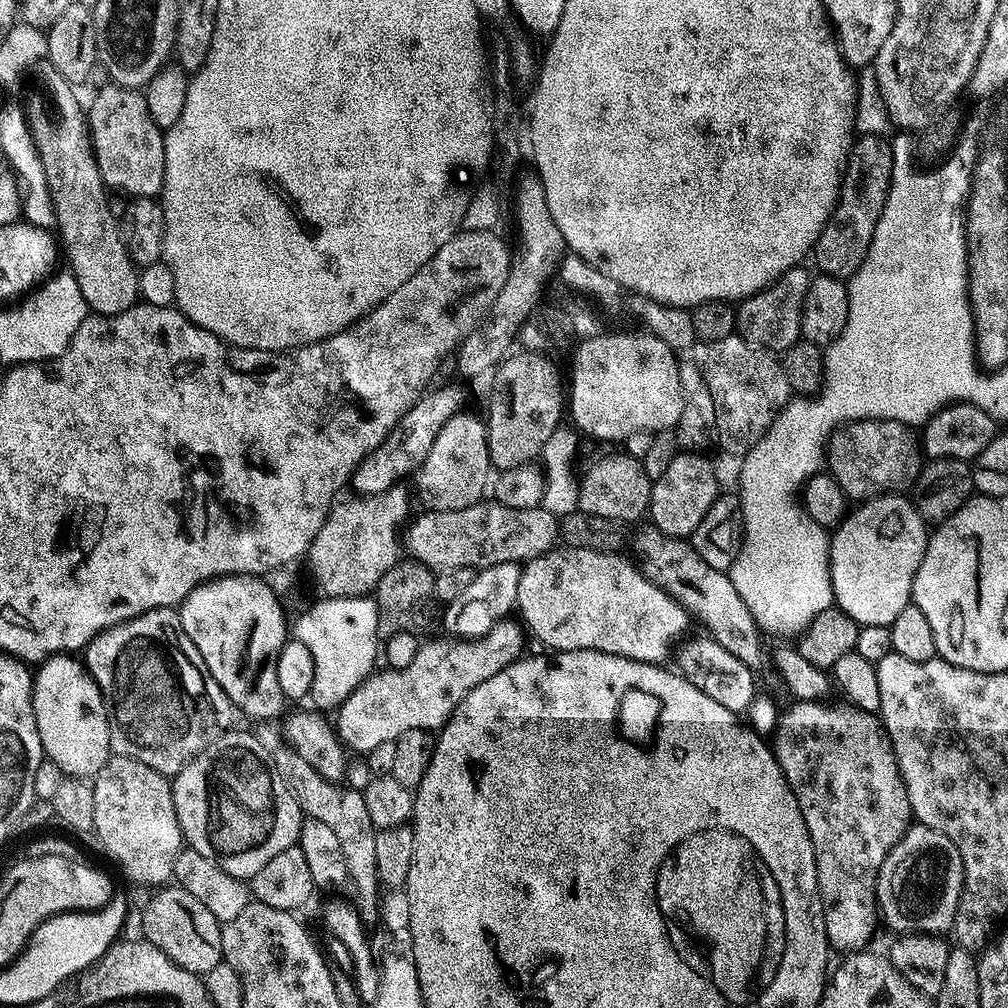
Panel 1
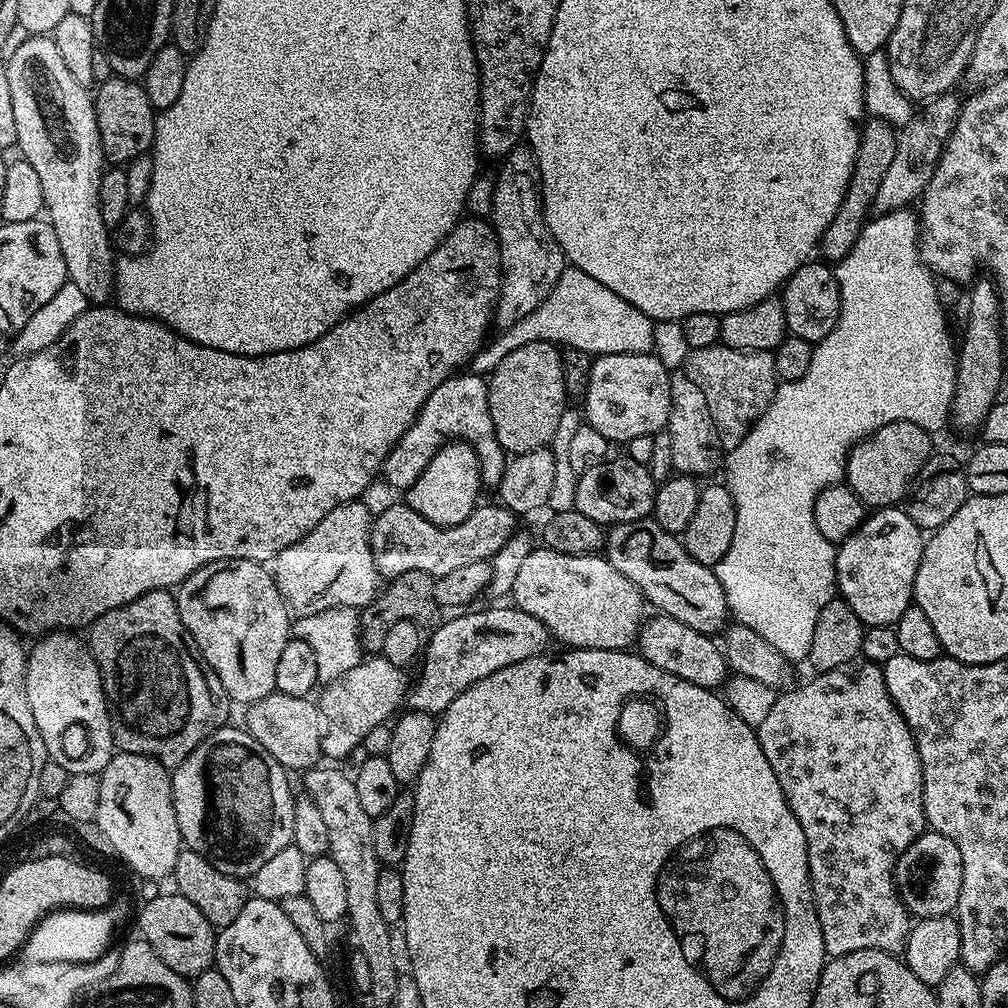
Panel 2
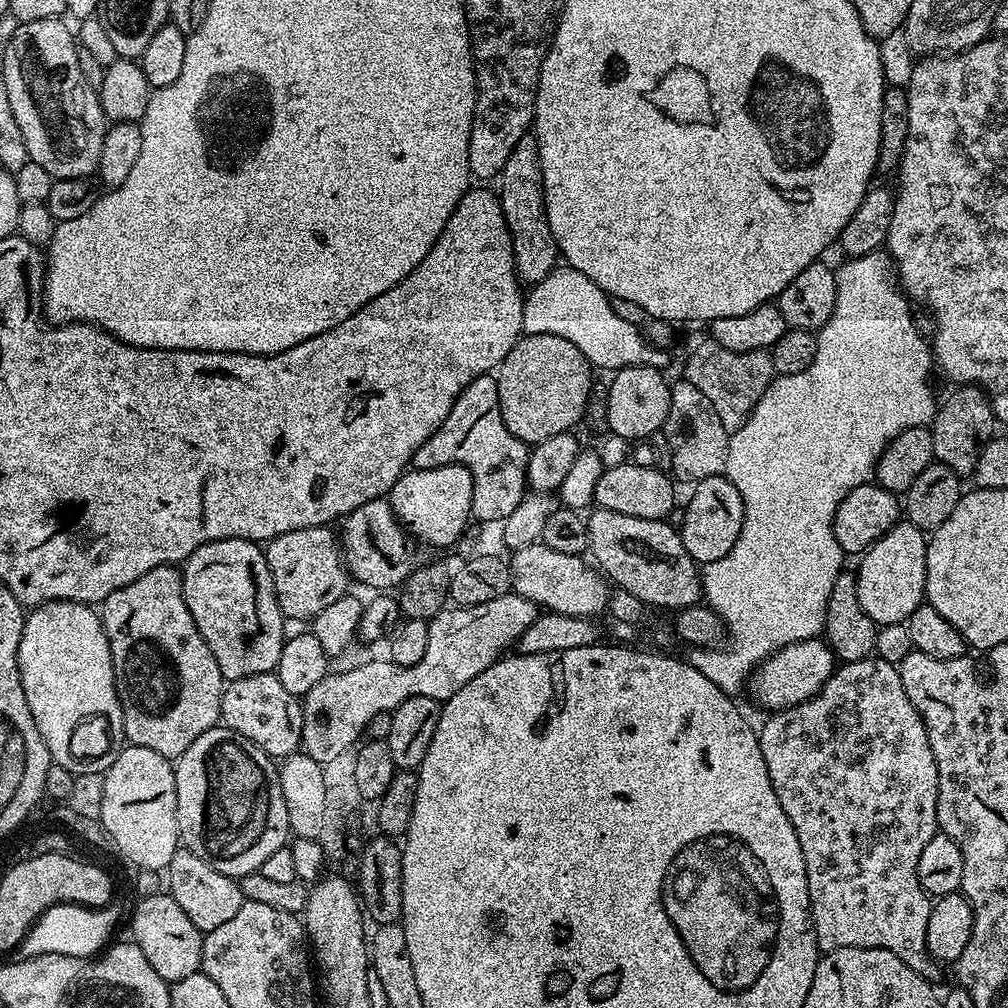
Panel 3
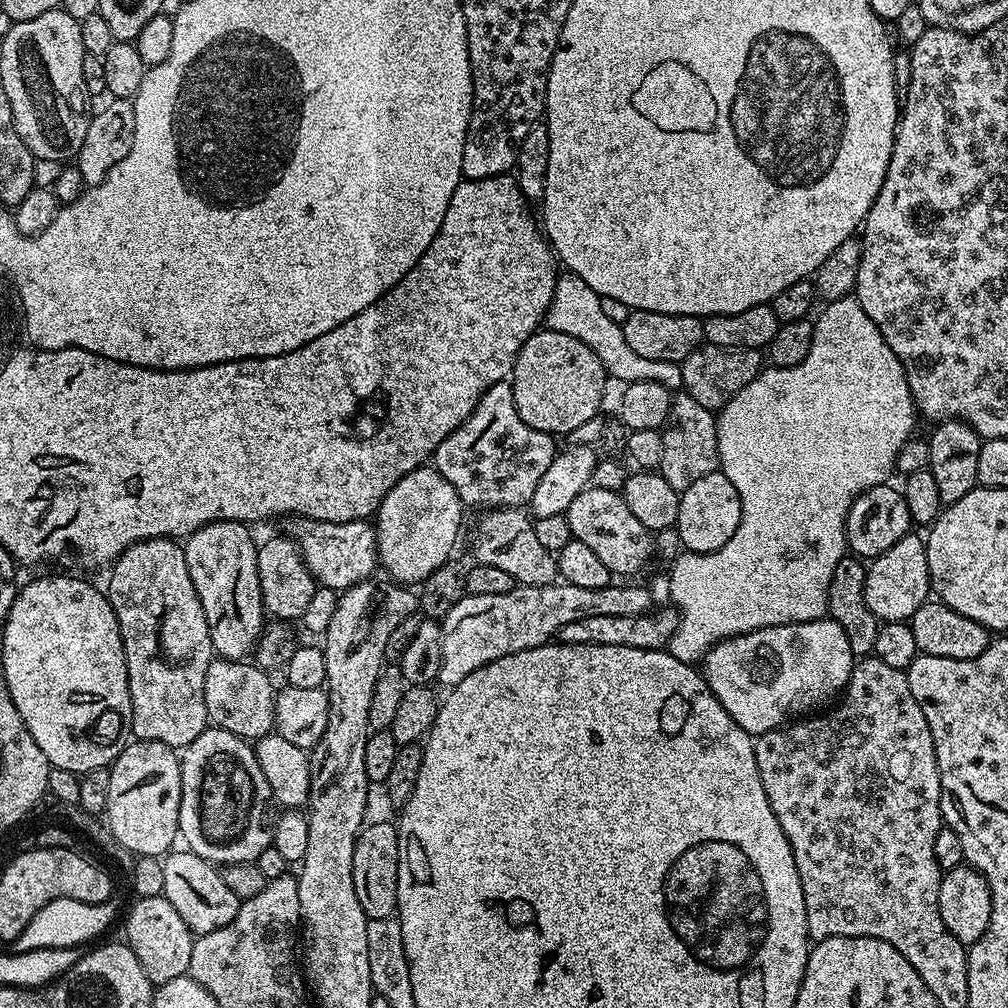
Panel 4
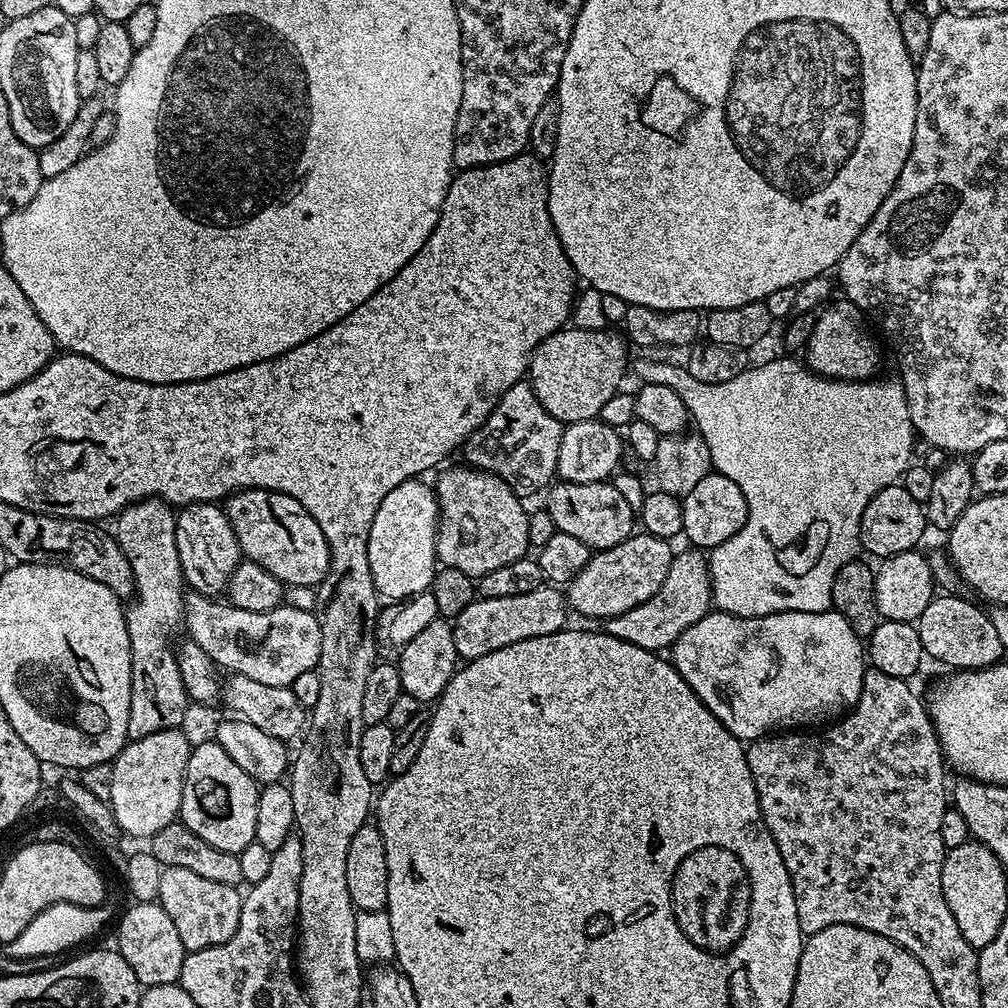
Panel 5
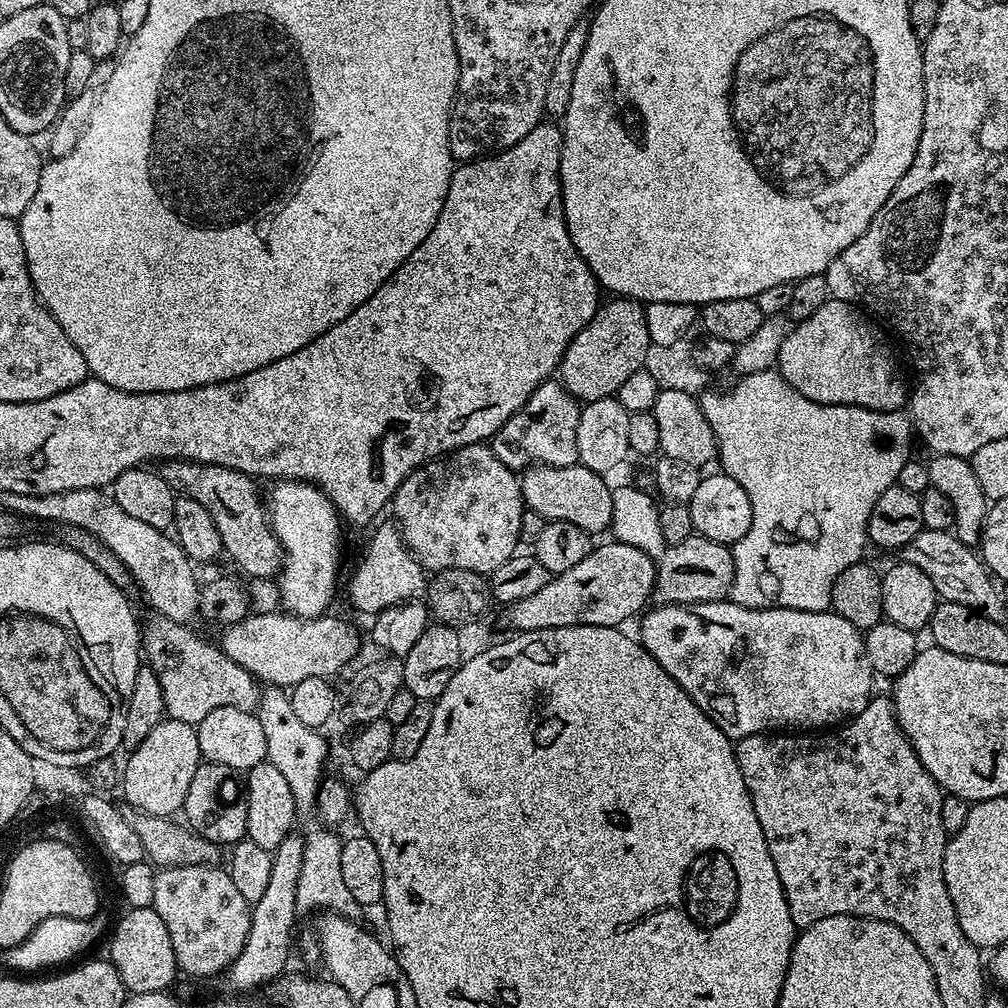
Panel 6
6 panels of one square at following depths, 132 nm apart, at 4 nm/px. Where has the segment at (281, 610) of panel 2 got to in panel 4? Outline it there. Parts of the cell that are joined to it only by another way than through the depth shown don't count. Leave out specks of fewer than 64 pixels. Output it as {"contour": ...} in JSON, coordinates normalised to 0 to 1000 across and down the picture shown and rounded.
{"contour":[[[240,516],[208,518],[195,528],[188,529],[181,540],[185,550],[185,565],[188,565],[188,577],[192,577],[192,585],[196,589],[196,597],[200,597],[204,621],[208,625],[210,646],[219,656],[249,652],[264,622],[260,585],[256,577],[256,540],[250,537],[250,528],[246,524],[249,523]]]}

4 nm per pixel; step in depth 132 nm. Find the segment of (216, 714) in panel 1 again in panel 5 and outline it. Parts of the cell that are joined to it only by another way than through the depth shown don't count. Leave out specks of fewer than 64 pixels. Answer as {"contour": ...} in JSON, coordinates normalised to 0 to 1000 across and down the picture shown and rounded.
{"contour":[[[148,494],[133,498],[115,509],[113,519],[117,542],[125,550],[133,573],[139,571],[139,579],[143,575],[183,575],[175,537],[175,508],[166,496]]]}

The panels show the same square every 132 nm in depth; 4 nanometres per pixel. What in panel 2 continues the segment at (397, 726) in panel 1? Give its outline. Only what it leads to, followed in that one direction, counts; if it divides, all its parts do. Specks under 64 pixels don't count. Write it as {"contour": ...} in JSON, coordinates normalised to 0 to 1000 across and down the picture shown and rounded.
{"contour":[[[484,603],[481,607],[452,609],[449,615],[441,614],[437,624],[423,635],[423,642],[416,656],[417,672],[411,675],[403,691],[406,703],[426,708],[438,708],[470,677],[486,673],[490,665],[510,661],[522,653],[537,651],[545,646],[547,631],[542,620],[522,605],[505,603]]]}

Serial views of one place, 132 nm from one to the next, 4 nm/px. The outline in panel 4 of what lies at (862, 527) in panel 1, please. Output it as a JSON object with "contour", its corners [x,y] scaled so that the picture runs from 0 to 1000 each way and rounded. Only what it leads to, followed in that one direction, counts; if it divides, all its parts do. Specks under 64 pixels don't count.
{"contour":[[[916,531],[896,532],[860,561],[859,601],[873,617],[901,617],[923,591],[921,541]]]}

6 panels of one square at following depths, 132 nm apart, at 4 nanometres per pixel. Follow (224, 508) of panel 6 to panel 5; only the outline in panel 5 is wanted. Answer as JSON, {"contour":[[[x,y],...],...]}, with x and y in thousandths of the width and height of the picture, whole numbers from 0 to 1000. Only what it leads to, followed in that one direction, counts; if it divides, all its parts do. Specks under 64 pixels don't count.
{"contour":[[[239,484],[225,493],[224,507],[228,522],[232,522],[239,549],[245,555],[256,558],[260,565],[272,569],[279,579],[313,583],[325,572],[329,551],[323,530],[319,530],[319,522],[312,518],[304,502],[288,494],[288,490],[269,488],[263,484]]]}

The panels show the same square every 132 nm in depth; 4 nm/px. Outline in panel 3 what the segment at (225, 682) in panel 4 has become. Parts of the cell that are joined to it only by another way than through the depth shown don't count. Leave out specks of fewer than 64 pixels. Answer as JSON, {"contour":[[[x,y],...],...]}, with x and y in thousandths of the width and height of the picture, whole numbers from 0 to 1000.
{"contour":[[[273,667],[248,669],[244,673],[223,678],[218,693],[218,714],[221,721],[240,728],[240,732],[252,736],[265,750],[289,750],[299,741],[301,711],[301,697],[290,691],[284,681],[280,681]]]}

